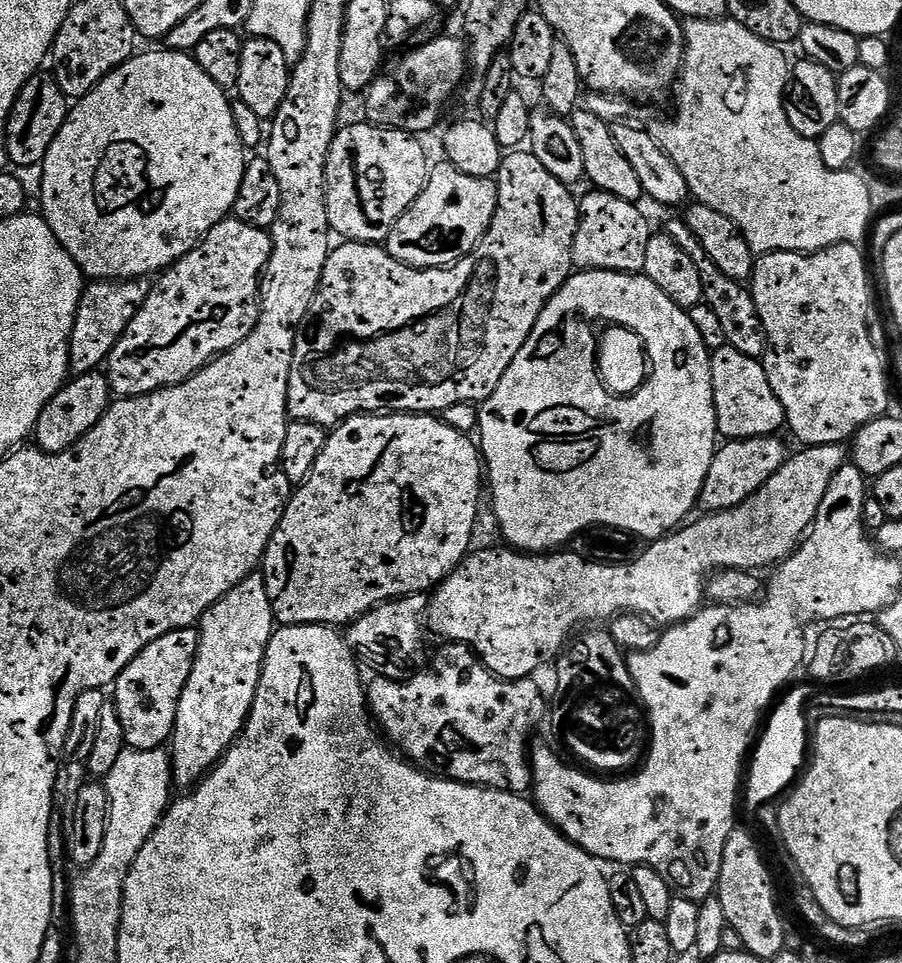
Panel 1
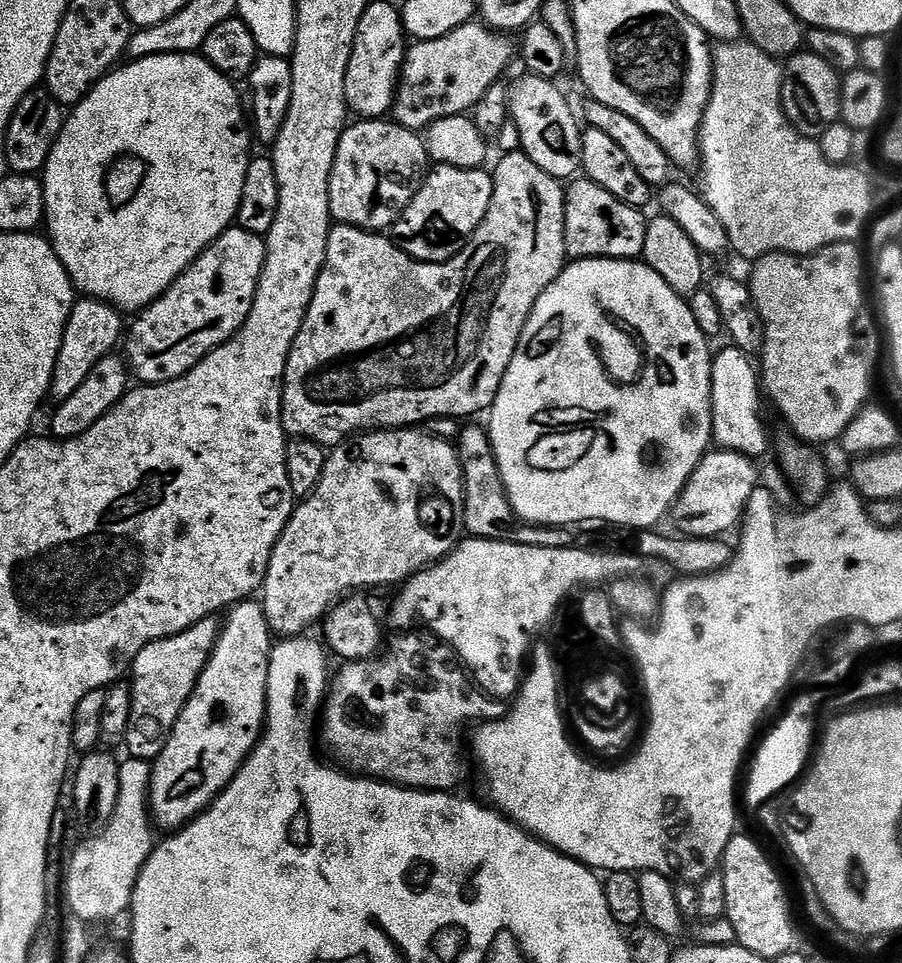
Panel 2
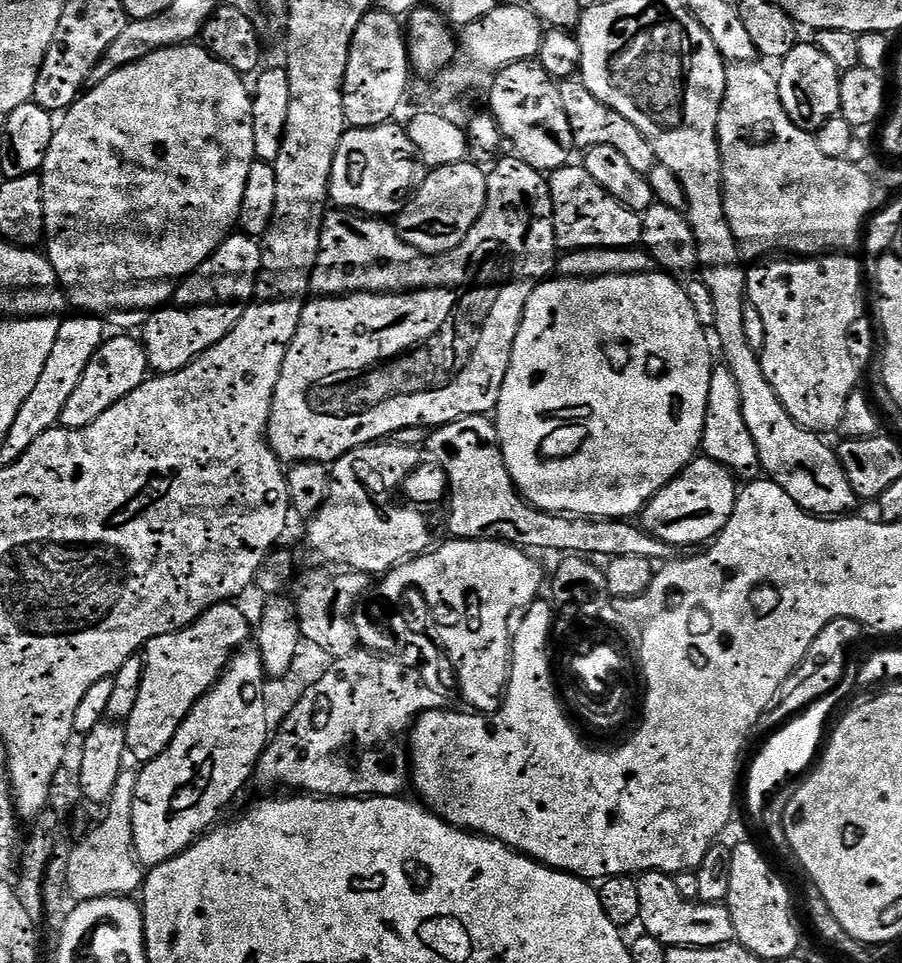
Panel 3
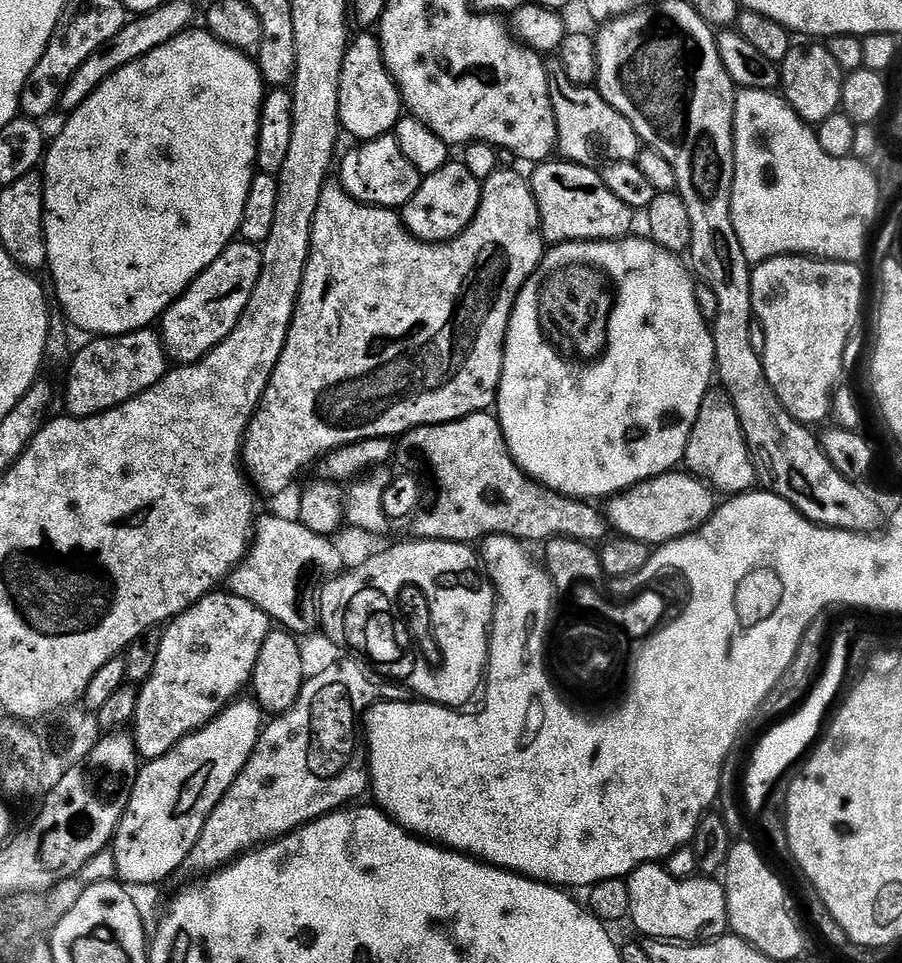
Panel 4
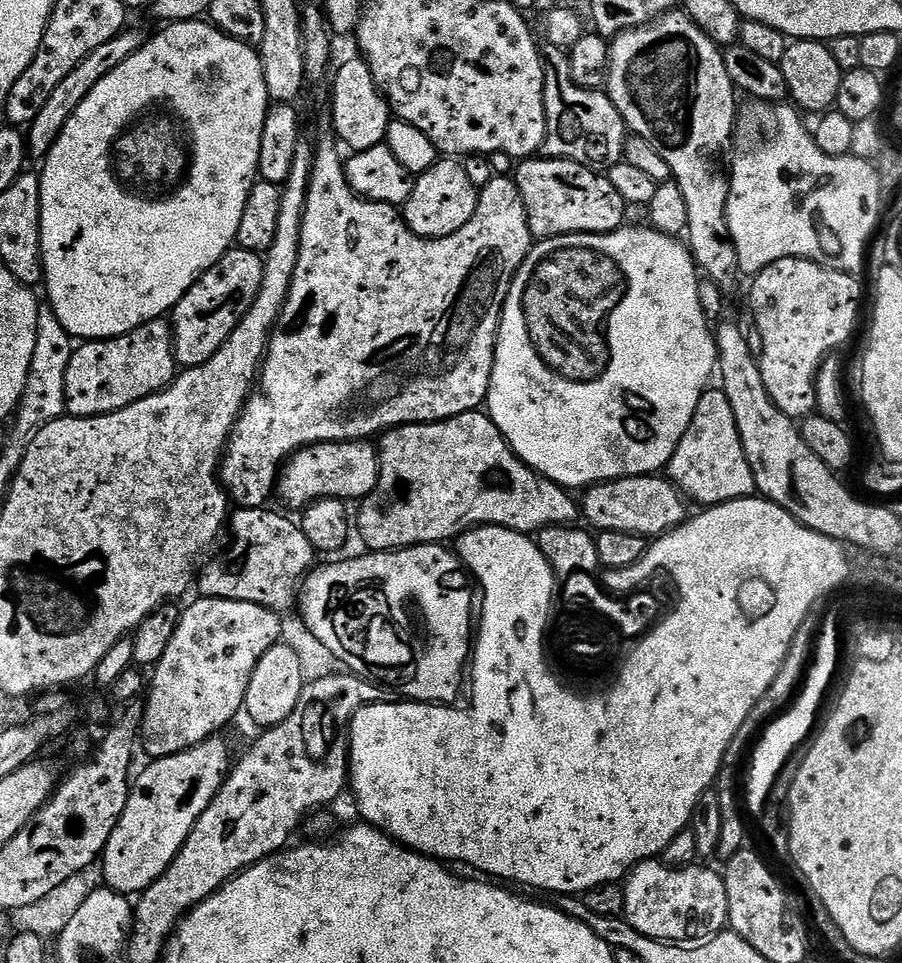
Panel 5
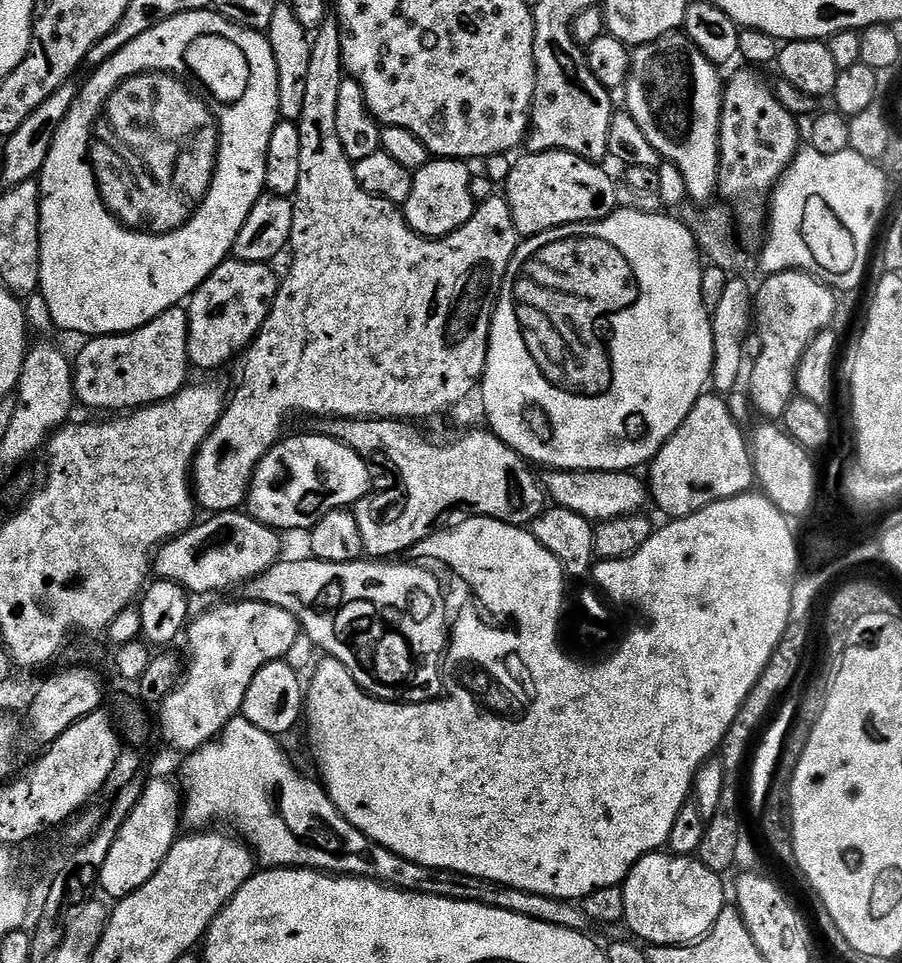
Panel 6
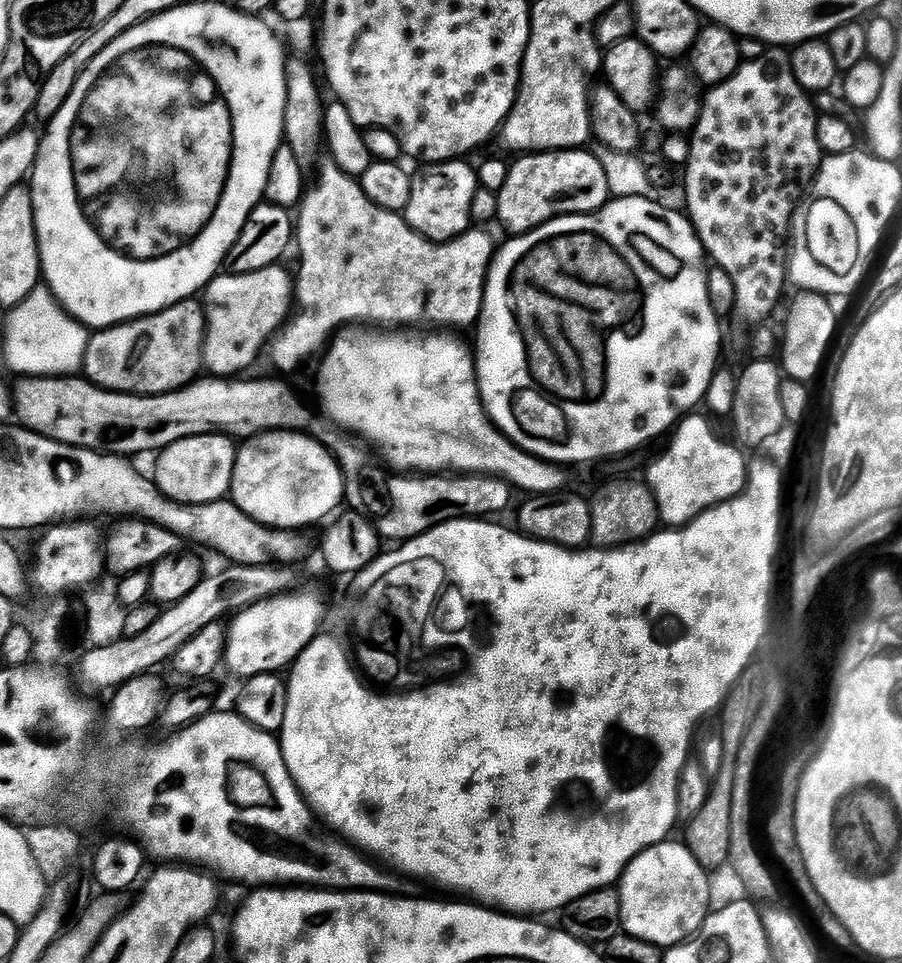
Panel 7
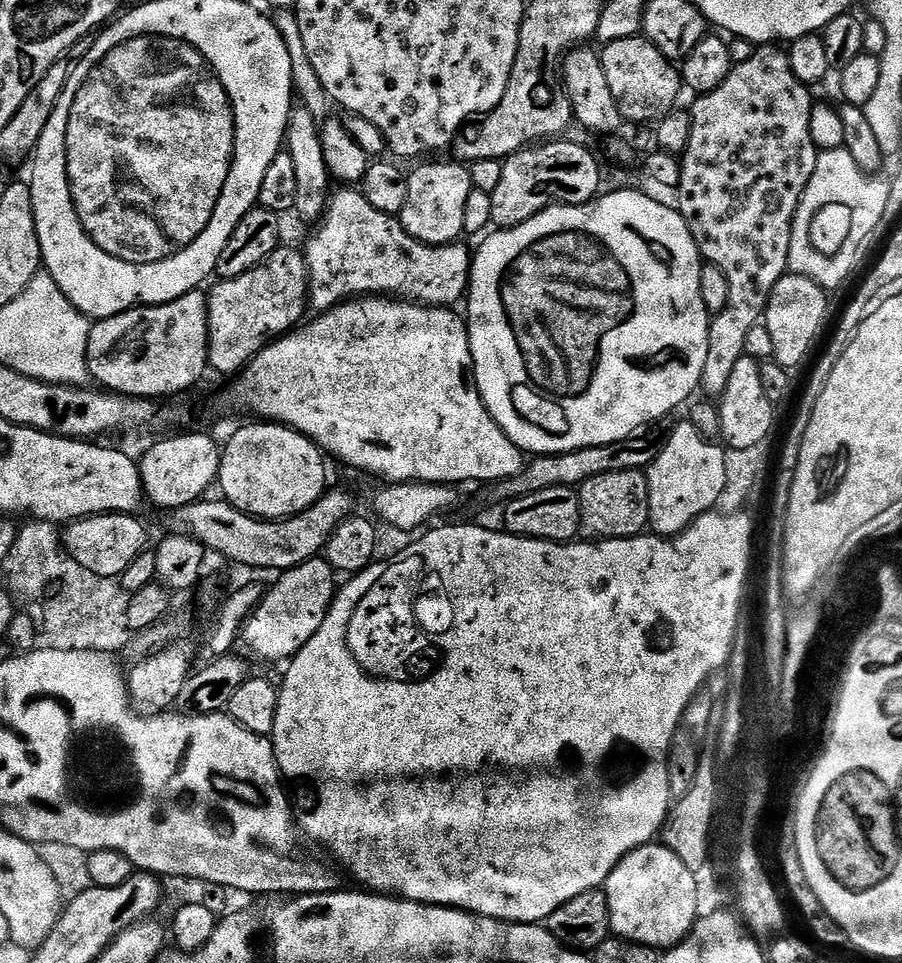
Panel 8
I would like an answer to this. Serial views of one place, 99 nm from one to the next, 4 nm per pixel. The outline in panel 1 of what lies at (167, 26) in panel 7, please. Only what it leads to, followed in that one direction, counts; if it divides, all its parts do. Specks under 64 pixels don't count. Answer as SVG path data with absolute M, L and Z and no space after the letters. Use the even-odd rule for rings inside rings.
M144 52L133 55L122 66L118 66L90 94L86 94L71 105L58 138L50 142L46 158L42 165L44 177L40 180L40 204L44 221L54 230L54 238L62 242L66 254L78 262L85 277L92 280L142 280L155 277L171 269L188 252L193 252L204 237L214 230L223 220L229 219L235 209L238 198L238 186L242 186L242 174L246 163L244 144L240 141L240 128L236 125L236 116L232 113L232 104L228 101L229 93L198 66L195 55L186 52Z

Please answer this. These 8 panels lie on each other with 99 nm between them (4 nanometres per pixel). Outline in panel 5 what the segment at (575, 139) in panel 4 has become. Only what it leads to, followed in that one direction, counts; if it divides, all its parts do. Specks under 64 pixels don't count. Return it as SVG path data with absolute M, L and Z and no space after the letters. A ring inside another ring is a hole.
M545 43L542 59L544 109L548 127L543 155L554 160L573 160L593 170L613 168L624 158L626 125L622 114L608 97L607 91L583 88L574 82L574 74L570 74L570 58L565 49Z

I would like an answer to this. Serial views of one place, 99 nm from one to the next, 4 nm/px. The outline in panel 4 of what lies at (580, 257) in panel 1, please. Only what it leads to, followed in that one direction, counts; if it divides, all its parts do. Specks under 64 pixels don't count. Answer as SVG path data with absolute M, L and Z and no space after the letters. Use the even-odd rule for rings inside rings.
M563 158L556 159L537 163L536 173L530 176L532 193L540 211L540 230L545 241L555 246L578 240L625 239L631 233L628 231L632 228L634 210L606 190L606 182L602 182L595 167L573 164Z

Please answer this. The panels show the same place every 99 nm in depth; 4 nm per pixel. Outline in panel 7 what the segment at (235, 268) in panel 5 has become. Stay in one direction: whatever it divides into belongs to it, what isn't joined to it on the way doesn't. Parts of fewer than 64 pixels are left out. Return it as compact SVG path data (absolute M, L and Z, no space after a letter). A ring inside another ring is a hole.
M275 264L270 266L266 270L254 270L250 274L218 274L212 279L208 284L207 288L204 289L202 293L202 303L204 305L204 368L207 369L213 377L216 378L236 378L244 372L252 363L256 360L256 355L263 353L265 351L266 345L273 336L276 335L276 331L280 329L280 325L284 323L286 317L290 312L290 305L294 300L294 276L290 271L287 272L284 266L280 264Z

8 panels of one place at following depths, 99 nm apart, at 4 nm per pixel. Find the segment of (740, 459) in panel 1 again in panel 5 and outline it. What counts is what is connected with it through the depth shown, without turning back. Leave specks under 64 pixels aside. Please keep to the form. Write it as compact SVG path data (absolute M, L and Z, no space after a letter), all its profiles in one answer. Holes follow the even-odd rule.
M660 474L603 480L601 484L591 485L582 492L582 516L585 521L589 520L587 523L593 529L600 532L629 532L645 538L663 536L683 524L686 519L684 504L686 500L680 489Z

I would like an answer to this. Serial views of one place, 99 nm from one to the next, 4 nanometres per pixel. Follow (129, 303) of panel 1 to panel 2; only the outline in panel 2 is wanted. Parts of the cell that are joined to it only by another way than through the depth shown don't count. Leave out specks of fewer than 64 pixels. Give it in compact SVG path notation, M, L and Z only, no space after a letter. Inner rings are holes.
M91 298L77 299L76 305L72 307L70 318L66 322L66 328L62 334L62 344L56 358L56 369L52 374L52 385L50 396L53 401L59 402L70 398L82 382L86 382L86 374L94 370L94 366L113 351L112 348L121 343L122 333L126 328L125 317L117 309L105 300L93 300Z

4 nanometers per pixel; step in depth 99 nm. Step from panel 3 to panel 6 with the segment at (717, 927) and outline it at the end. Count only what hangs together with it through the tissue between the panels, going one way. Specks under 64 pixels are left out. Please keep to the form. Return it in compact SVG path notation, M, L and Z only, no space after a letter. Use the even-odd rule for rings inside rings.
M667 851L650 852L628 872L622 887L626 898L623 923L633 932L637 941L648 946L687 946L704 939L724 912L726 901L723 894L721 873L710 870L698 858L667 856Z

